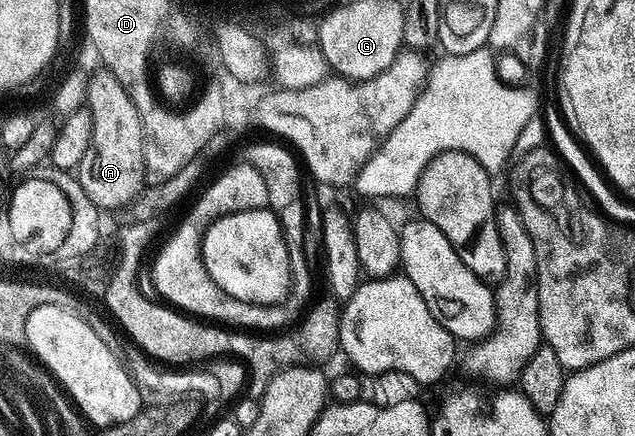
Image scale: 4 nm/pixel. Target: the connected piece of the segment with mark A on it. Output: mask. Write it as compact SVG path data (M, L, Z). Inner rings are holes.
M99 68L87 79L85 109L93 118L93 138L77 171L81 188L100 211L115 210L118 206L130 207L143 189L147 174L143 163L141 116L137 108L133 108L133 100L121 80L105 68Z

